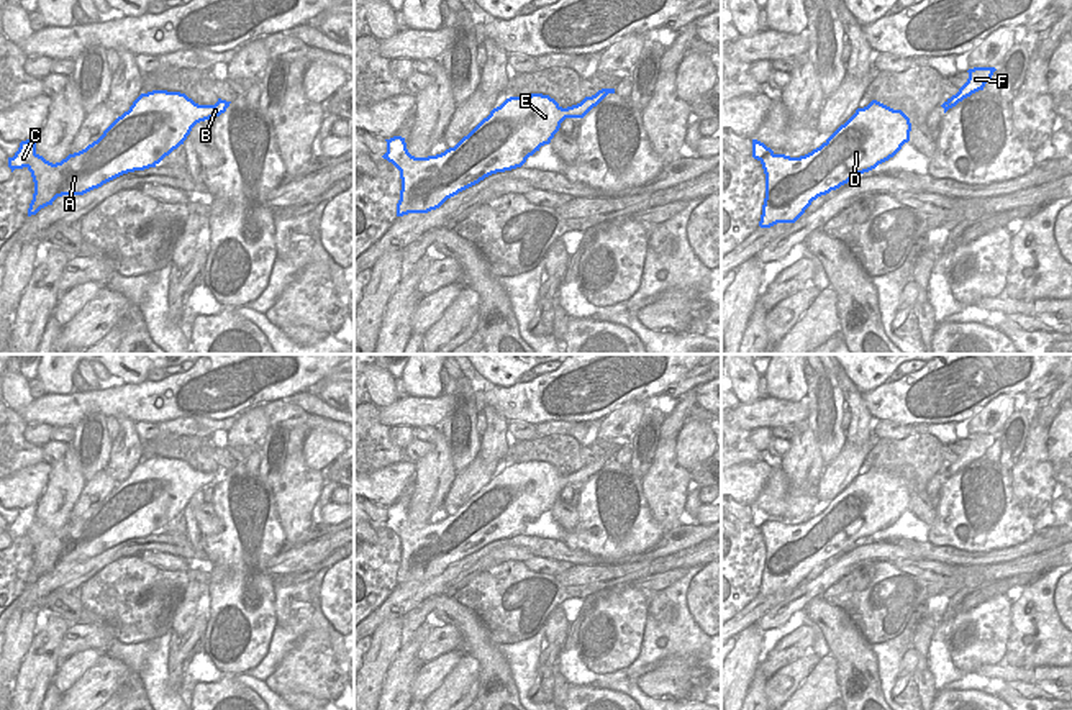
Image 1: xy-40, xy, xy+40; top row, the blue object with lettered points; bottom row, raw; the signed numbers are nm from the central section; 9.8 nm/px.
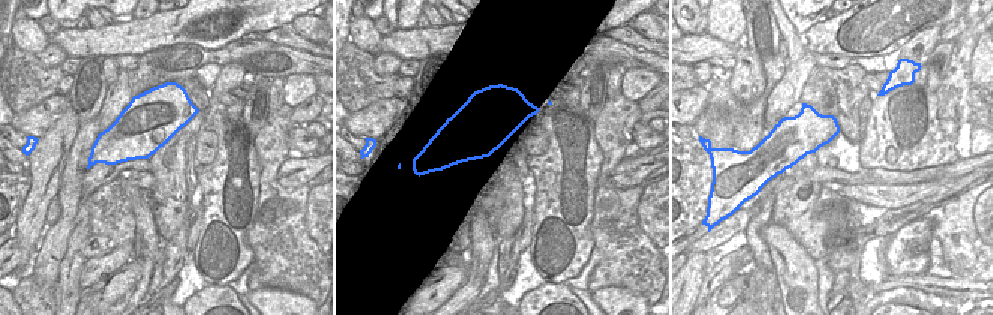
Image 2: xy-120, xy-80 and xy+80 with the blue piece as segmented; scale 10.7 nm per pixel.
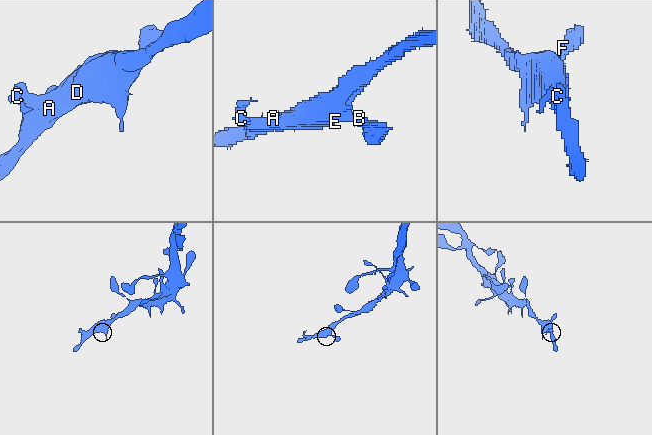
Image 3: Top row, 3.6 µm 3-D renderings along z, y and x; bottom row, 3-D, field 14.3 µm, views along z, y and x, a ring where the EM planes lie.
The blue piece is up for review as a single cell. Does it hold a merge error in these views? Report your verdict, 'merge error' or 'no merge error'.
no merge error

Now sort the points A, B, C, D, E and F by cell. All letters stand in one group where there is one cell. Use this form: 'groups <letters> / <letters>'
groups A B C D E F

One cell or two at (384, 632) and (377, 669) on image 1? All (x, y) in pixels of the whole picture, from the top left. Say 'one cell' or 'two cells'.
one cell

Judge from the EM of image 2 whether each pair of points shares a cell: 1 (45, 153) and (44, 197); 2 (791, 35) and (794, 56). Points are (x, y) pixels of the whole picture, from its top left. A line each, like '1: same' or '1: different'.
1: same
2: same

